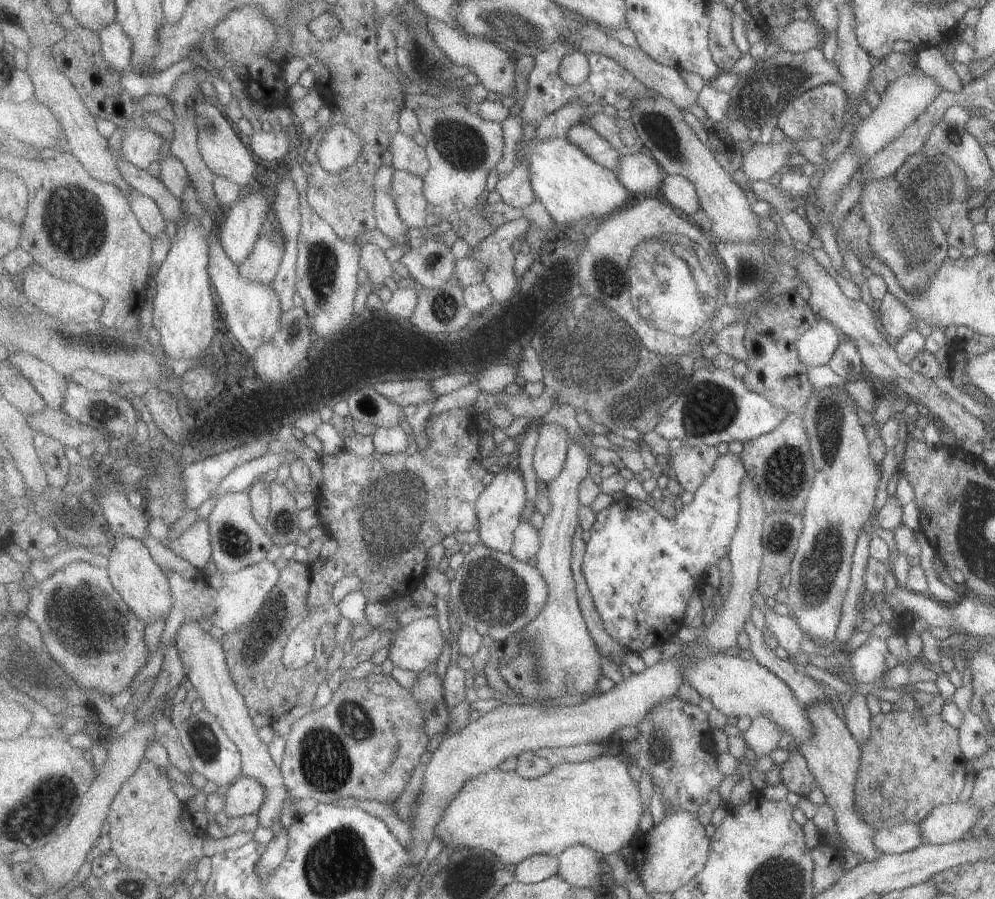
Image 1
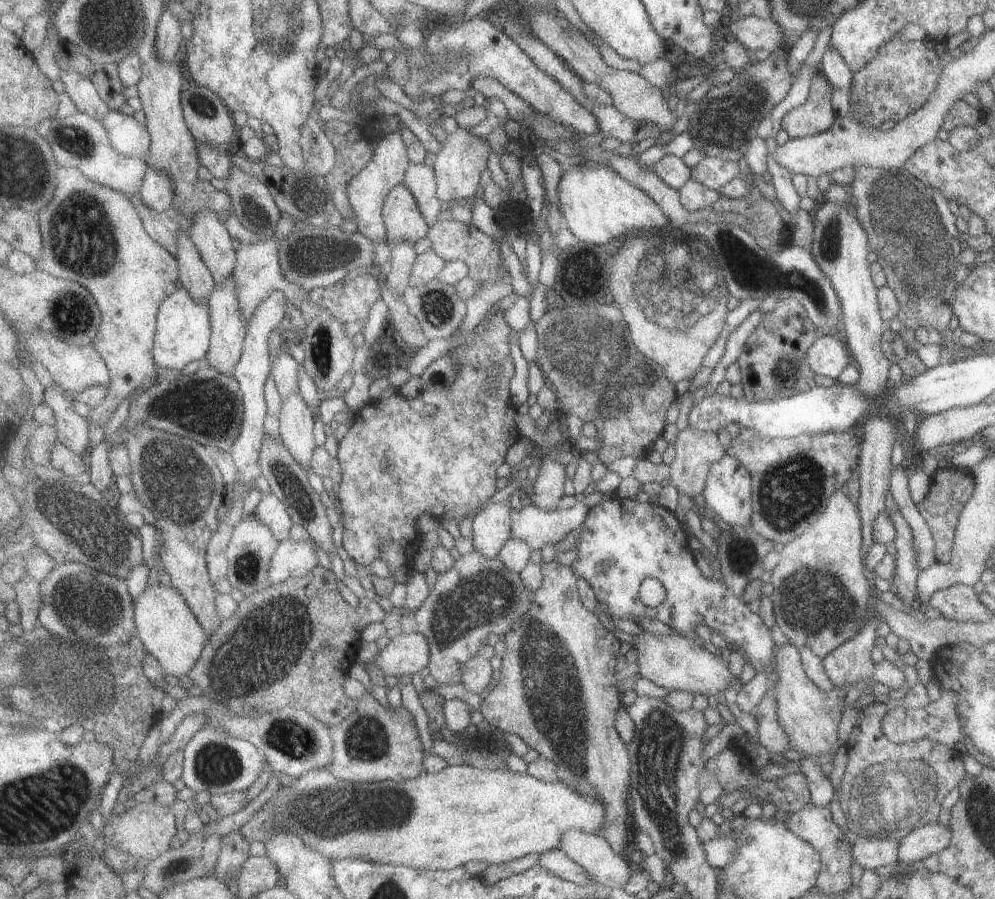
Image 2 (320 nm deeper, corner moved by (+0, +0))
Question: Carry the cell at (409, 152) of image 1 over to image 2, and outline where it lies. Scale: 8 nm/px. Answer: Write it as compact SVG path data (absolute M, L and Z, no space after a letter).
M410 162L403 183L415 195L430 228L439 222L439 214L445 209L445 202L437 196L438 180L434 167Z

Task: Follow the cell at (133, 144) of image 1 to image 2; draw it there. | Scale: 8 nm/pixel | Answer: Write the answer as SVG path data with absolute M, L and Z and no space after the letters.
M148 166L139 195L142 202L154 211L169 210L175 198L172 178L168 173Z

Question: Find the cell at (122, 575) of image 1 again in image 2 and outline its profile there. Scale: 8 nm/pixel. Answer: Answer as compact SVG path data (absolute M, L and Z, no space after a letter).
M158 584L148 586L146 591L135 599L136 630L144 642L147 652L151 653L165 669L167 676L188 675L198 664L203 649L209 644L210 636L198 621L196 614L187 604L186 598L175 588Z

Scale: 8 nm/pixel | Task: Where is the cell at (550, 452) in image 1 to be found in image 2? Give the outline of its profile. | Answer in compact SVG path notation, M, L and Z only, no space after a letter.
M545 458L535 482L533 482L534 493L531 502L544 511L555 511L561 498L565 496L563 486L567 480L565 474L565 463Z

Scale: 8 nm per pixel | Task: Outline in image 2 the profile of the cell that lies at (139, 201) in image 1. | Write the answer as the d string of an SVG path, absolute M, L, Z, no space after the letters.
M187 233L178 237L178 265L182 270L183 288L198 303L207 303L217 285L197 245Z

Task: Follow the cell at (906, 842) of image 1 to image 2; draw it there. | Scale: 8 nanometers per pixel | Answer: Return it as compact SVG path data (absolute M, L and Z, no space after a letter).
M859 837L850 846L850 862L863 870L887 866L897 860L898 840L887 837Z

